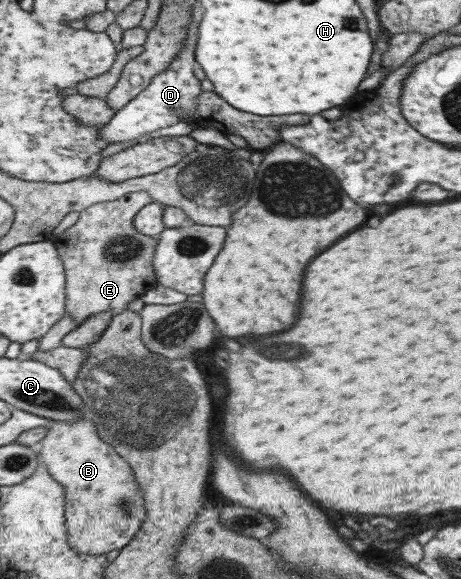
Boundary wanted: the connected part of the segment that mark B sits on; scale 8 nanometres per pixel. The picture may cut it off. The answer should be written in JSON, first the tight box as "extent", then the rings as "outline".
{"extent":[37,418,146,556],"outline":[[[80,418],[74,423],[50,422],[46,436],[38,442],[37,451],[40,462],[45,465],[50,477],[64,489],[64,527],[68,545],[79,554],[98,556],[111,550],[120,550],[128,543],[146,514],[142,505],[142,491],[138,489],[128,463],[106,441],[98,437],[97,427],[91,418]]]}

